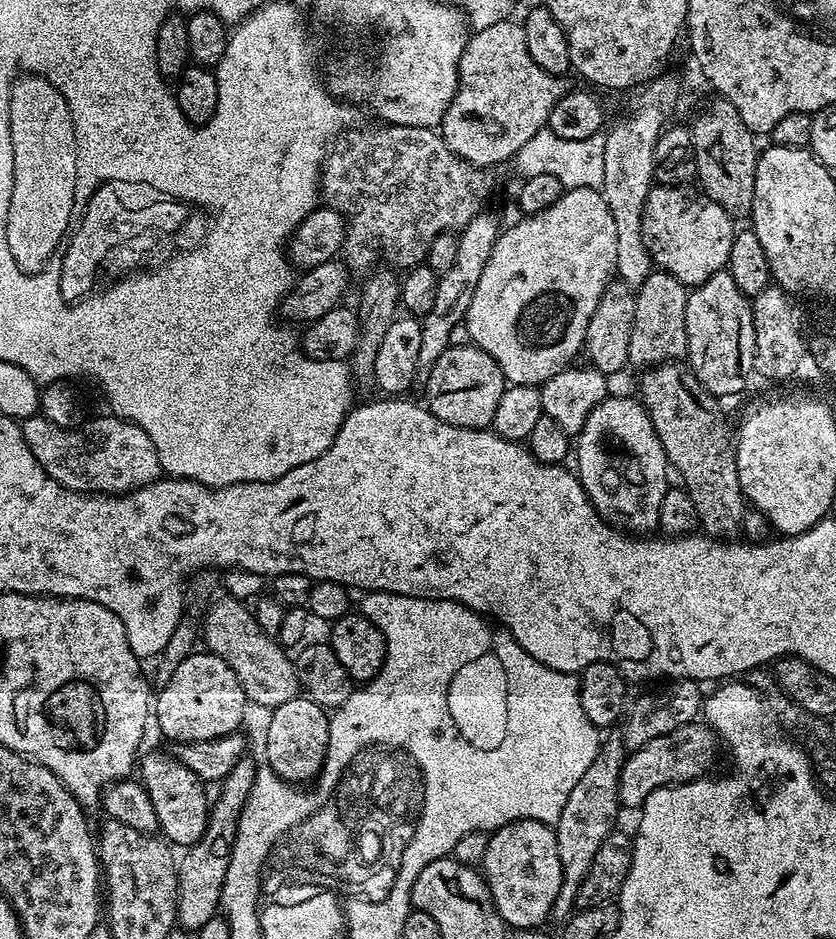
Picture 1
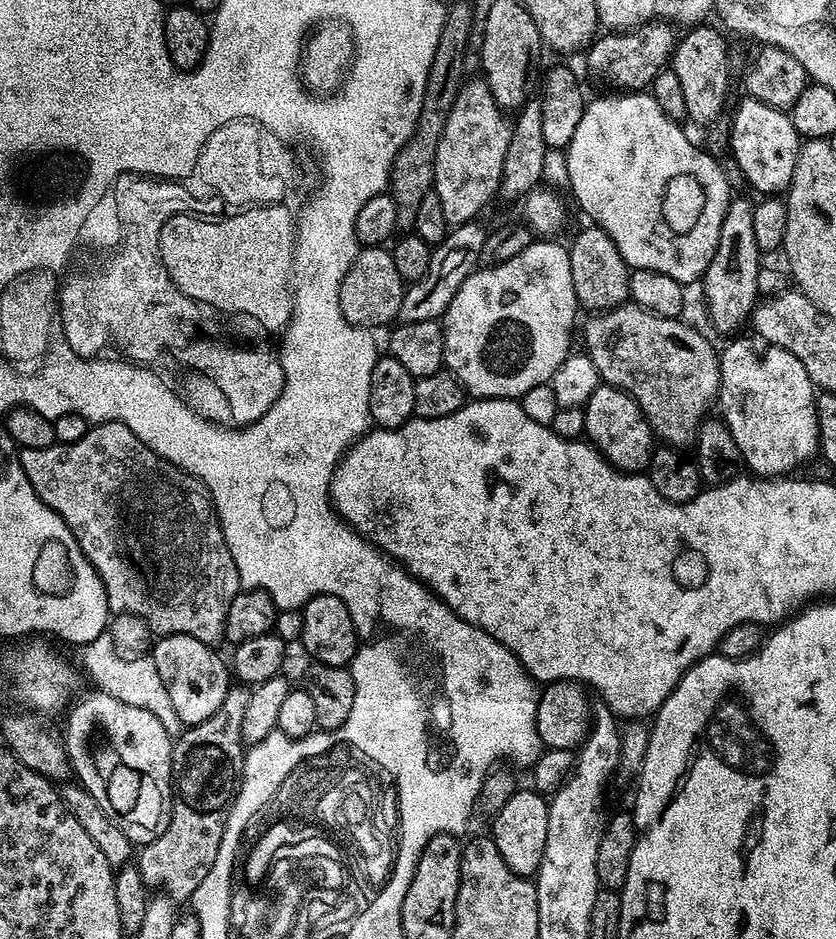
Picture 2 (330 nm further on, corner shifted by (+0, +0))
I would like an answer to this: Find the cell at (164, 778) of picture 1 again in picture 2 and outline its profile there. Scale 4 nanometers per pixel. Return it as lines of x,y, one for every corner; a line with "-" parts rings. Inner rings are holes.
92,690
89,696
82,697
70,708
67,709
68,721
62,727
62,739
64,751
72,762
75,779
96,799
98,806
109,812
133,845
143,846
158,838
158,834
162,834
162,830
166,830
170,822
174,791
174,740
166,726
162,726
162,722
158,722
158,718
154,718
150,710
138,710
138,706
118,702
118,698
99,690

